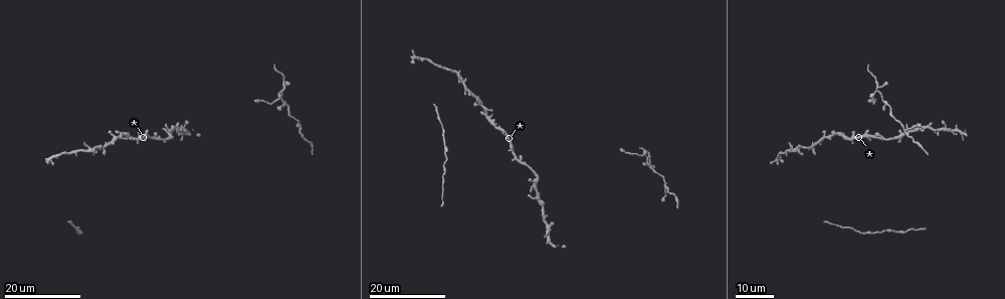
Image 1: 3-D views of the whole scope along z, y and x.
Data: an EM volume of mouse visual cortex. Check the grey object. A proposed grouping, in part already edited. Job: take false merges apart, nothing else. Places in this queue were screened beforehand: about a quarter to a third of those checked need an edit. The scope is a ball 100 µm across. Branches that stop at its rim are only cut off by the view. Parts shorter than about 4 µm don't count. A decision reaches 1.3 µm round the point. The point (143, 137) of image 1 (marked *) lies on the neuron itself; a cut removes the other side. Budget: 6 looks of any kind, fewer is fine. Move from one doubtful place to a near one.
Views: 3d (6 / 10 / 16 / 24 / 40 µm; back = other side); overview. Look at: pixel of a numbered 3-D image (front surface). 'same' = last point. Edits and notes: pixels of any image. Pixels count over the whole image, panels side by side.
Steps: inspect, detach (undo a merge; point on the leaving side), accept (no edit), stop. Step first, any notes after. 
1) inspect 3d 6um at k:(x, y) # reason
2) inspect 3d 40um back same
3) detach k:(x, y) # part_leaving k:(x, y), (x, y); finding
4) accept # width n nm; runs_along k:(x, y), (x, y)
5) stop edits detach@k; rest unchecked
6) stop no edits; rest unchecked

inspect 3d 16um at 1:(646, 158)

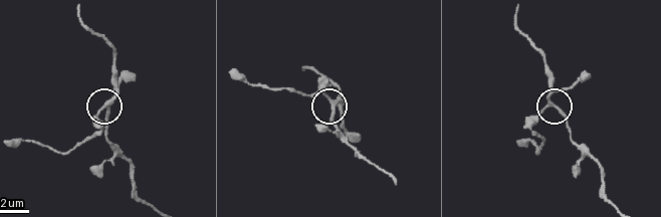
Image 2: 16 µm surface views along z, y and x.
inspect 3d 10um at 2:(553, 105)

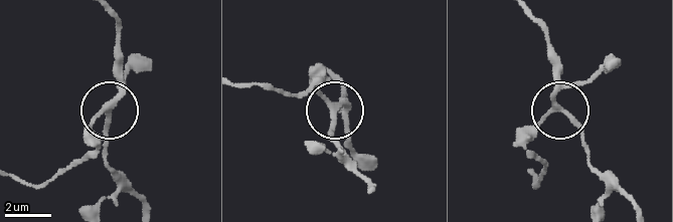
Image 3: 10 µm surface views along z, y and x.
accept # width 210 nm; one neuron here

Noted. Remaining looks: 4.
inspect 3d 24um at 1:(298, 129) # branch point

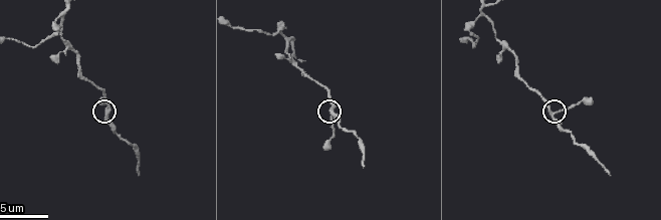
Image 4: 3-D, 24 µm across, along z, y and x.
inspect 3d 10um at 4:(106, 113) # zoom in

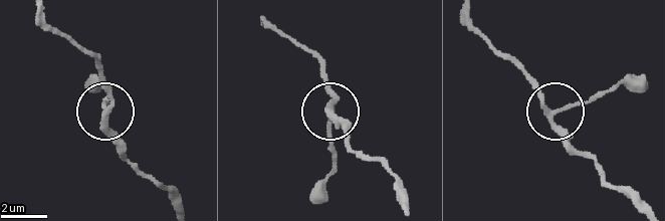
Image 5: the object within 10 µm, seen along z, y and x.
accept # arms 3; runs_along 5:(262, 20), (302, 43), (321, 66), (331, 91), (331, 163); continuous, no second neuron

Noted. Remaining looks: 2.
inspect 3d 10um at 4:(296, 66) # two arms in line, one across

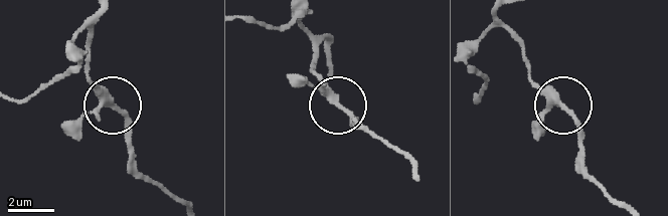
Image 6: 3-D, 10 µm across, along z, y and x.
accept # all the same neuron

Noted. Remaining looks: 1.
stop no edits; rest unchecked

